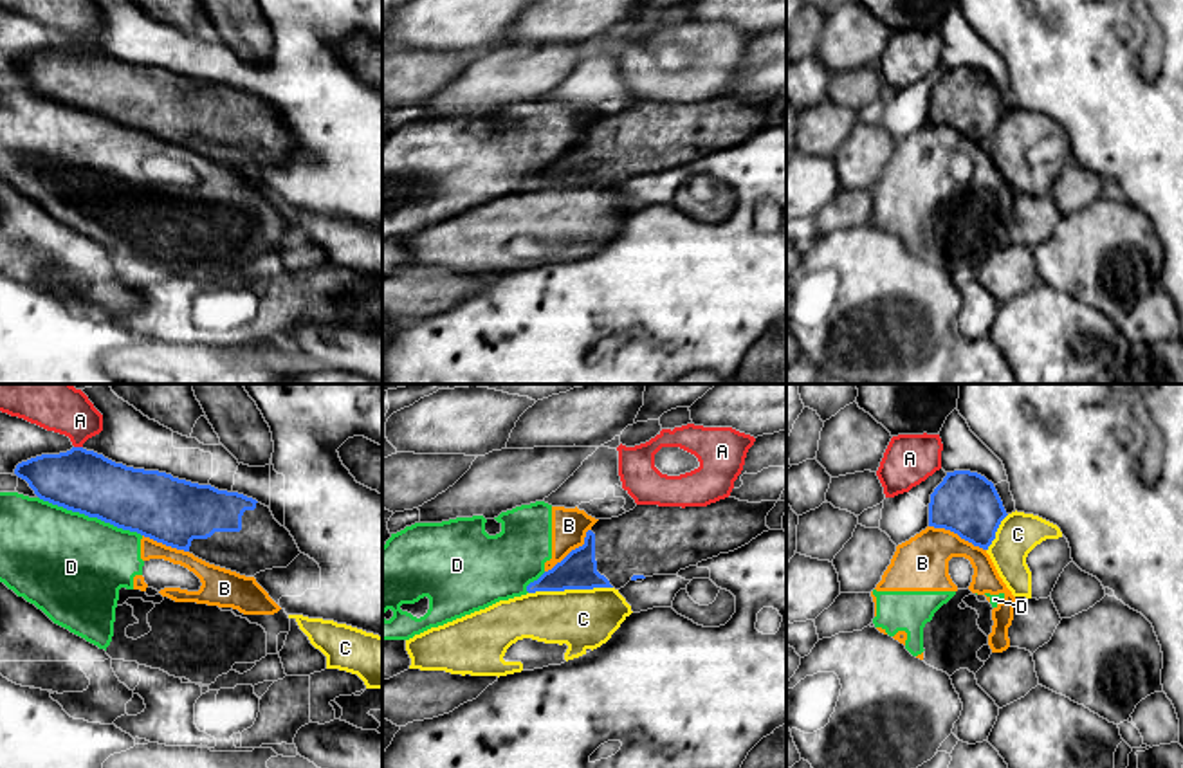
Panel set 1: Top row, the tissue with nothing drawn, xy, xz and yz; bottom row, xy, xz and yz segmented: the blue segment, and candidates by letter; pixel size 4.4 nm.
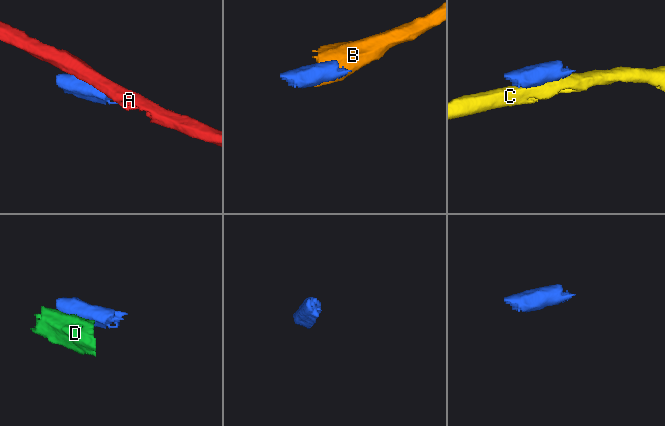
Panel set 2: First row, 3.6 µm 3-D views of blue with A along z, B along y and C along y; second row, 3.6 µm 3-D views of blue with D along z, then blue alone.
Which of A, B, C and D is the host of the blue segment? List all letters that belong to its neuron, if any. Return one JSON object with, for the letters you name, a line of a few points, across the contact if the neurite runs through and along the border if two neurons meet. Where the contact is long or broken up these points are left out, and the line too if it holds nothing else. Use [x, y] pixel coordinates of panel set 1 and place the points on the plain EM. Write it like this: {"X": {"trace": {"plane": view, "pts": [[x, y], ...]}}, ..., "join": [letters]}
{"join": []}

